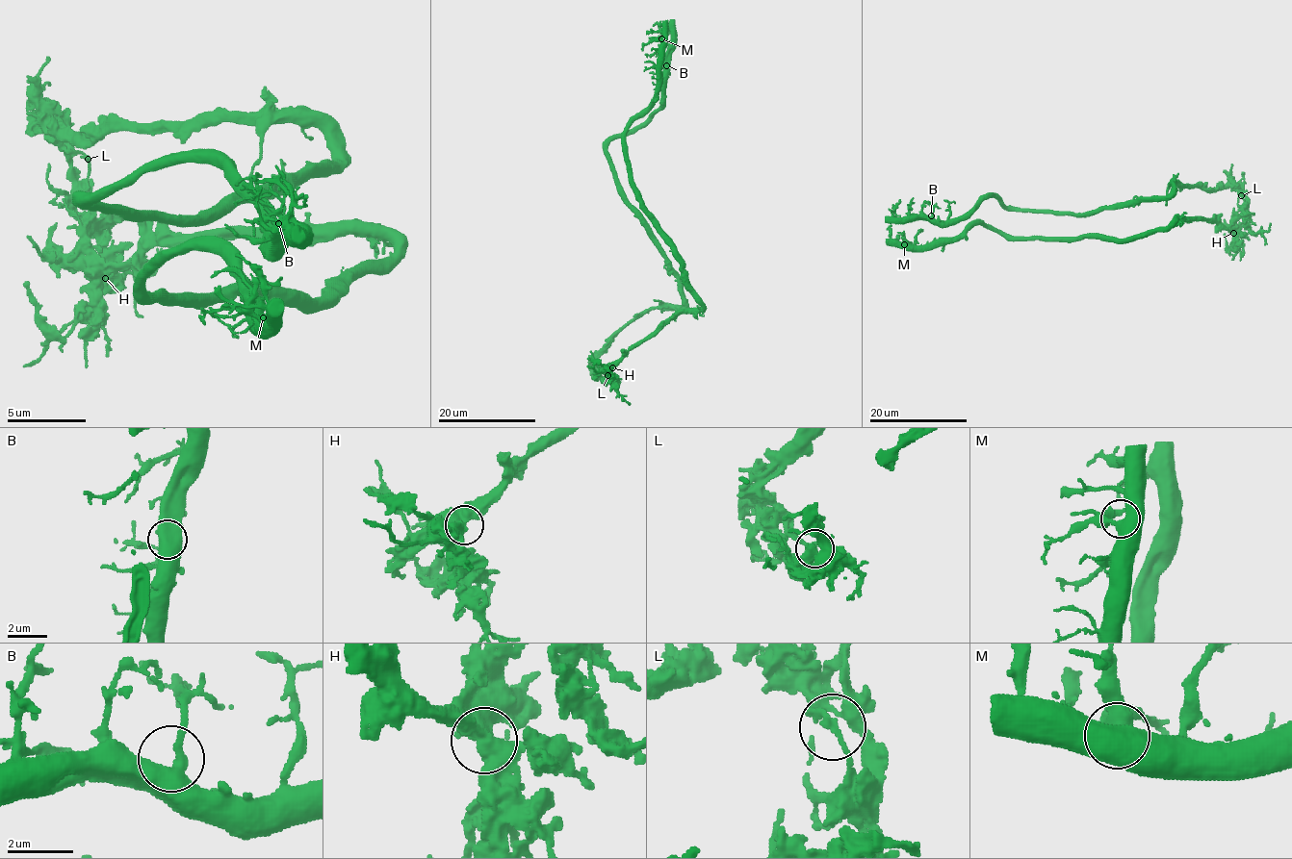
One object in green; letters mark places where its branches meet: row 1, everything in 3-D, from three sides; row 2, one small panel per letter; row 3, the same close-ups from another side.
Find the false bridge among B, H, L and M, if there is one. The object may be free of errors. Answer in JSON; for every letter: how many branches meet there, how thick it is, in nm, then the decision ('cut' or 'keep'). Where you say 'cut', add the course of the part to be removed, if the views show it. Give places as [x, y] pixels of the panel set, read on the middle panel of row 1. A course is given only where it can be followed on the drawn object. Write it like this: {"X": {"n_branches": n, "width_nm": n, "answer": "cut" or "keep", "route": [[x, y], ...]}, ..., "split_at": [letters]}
{"B": {"n_branches": 2, "width_nm": 440, "answer": "keep"}, "H": {"n_branches": 3, "width_nm": 460, "answer": "keep"}, "L": {"n_branches": 2, "width_nm": 190, "answer": "cut", "route": [[607, 375], [594, 359], [620, 331], [683, 304], [680, 275], [607, 149], [661, 103], [671, 31], [658, 33]]}, "M": {"n_branches": 2, "width_nm": 500, "answer": "keep"}, "split_at": ["L"]}

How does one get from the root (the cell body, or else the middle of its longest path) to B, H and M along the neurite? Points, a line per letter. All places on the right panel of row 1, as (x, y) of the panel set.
B: (1241, 193), (1172, 184), (1167, 196), (1084, 213), (1010, 211), (987, 196), (958, 218), (931, 215)
H: (1241, 193), (1247, 202), (1247, 214), (1235, 223), (1233, 233)
M: (1241, 193), (1247, 214), (1228, 228), (1175, 219), (1125, 239), (1008, 238), (972, 224), (949, 239), (904, 244)

